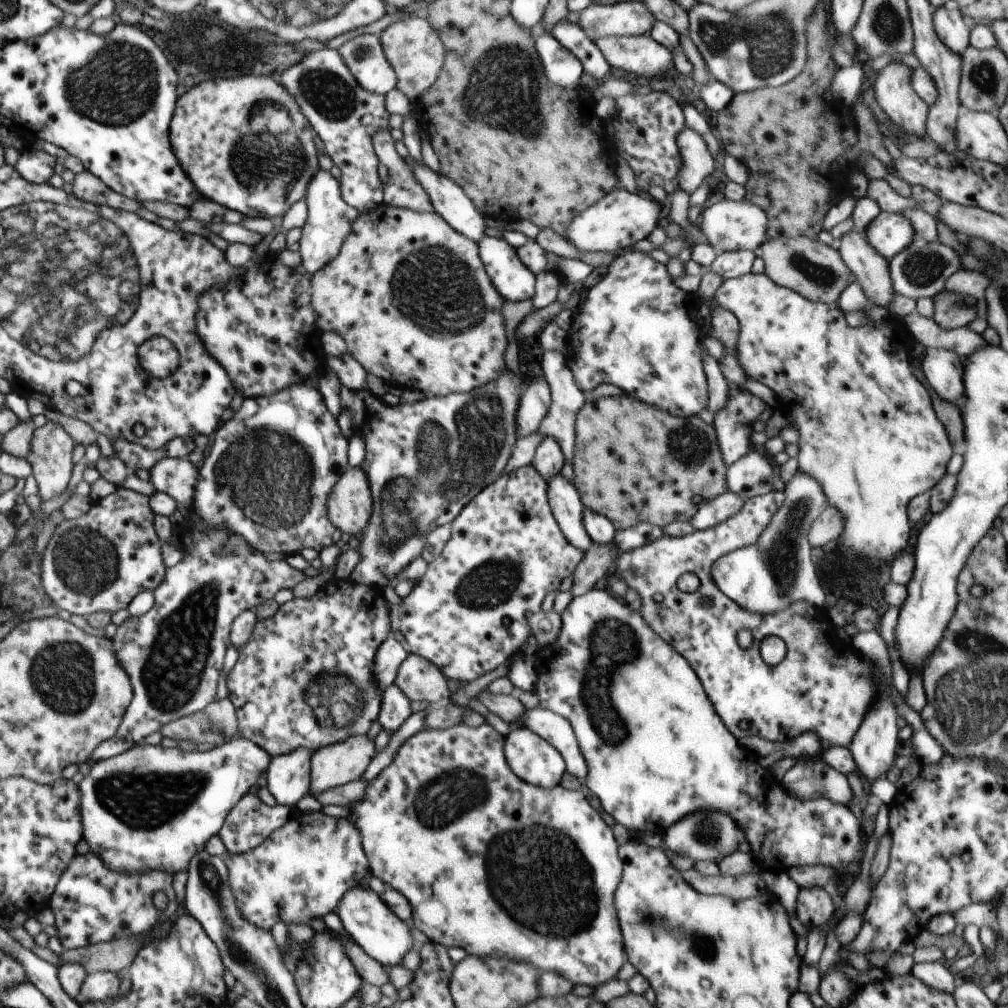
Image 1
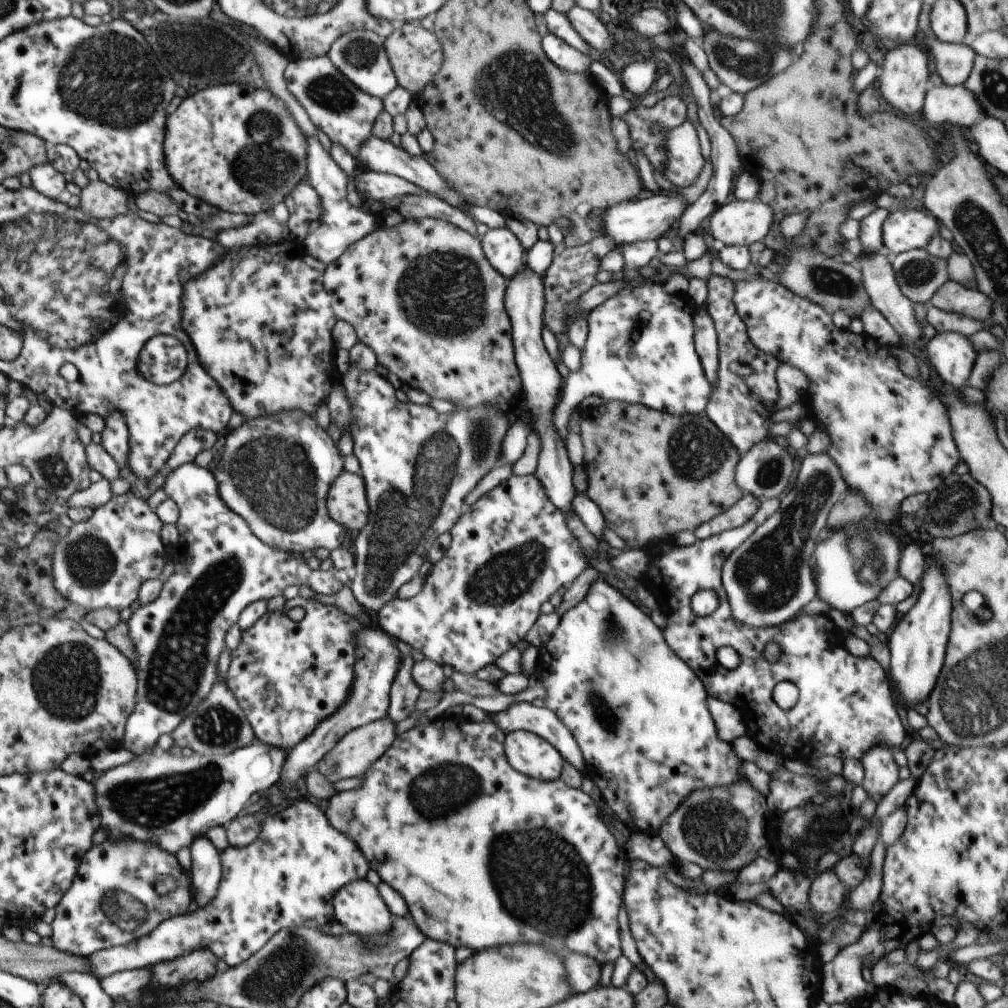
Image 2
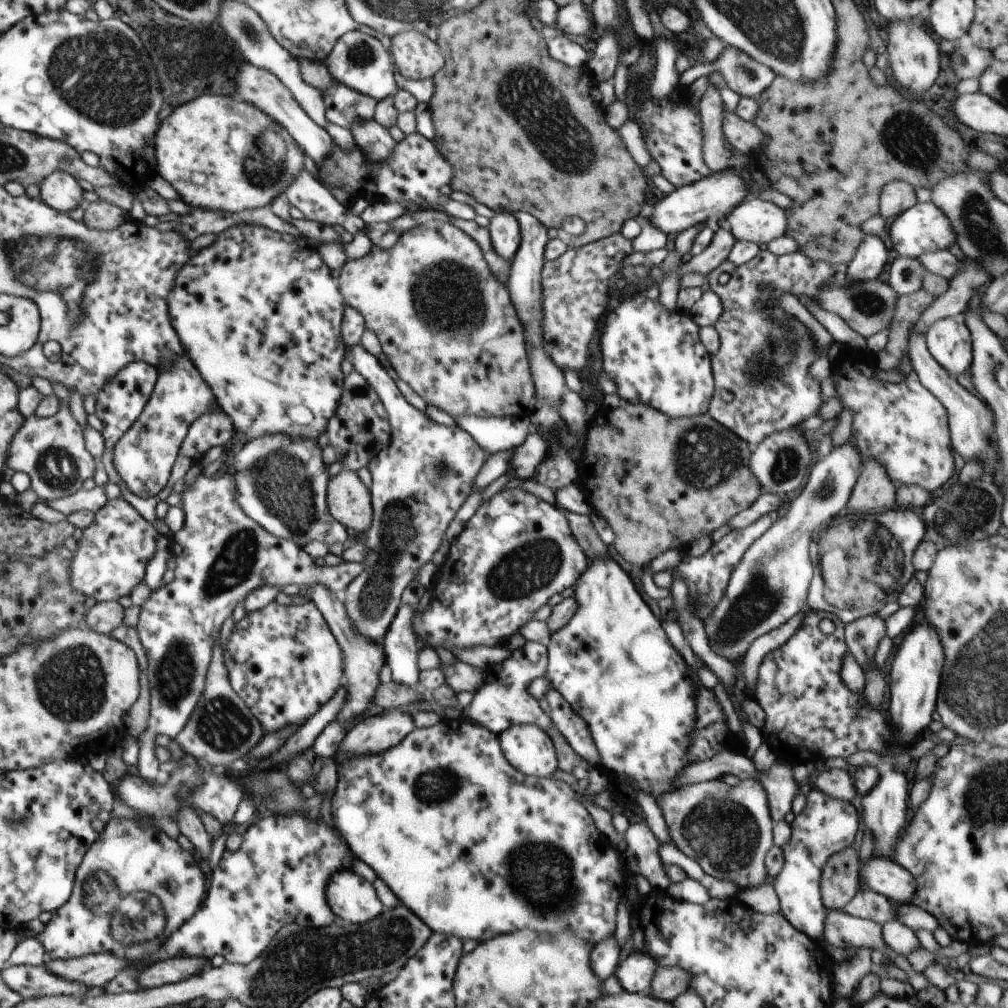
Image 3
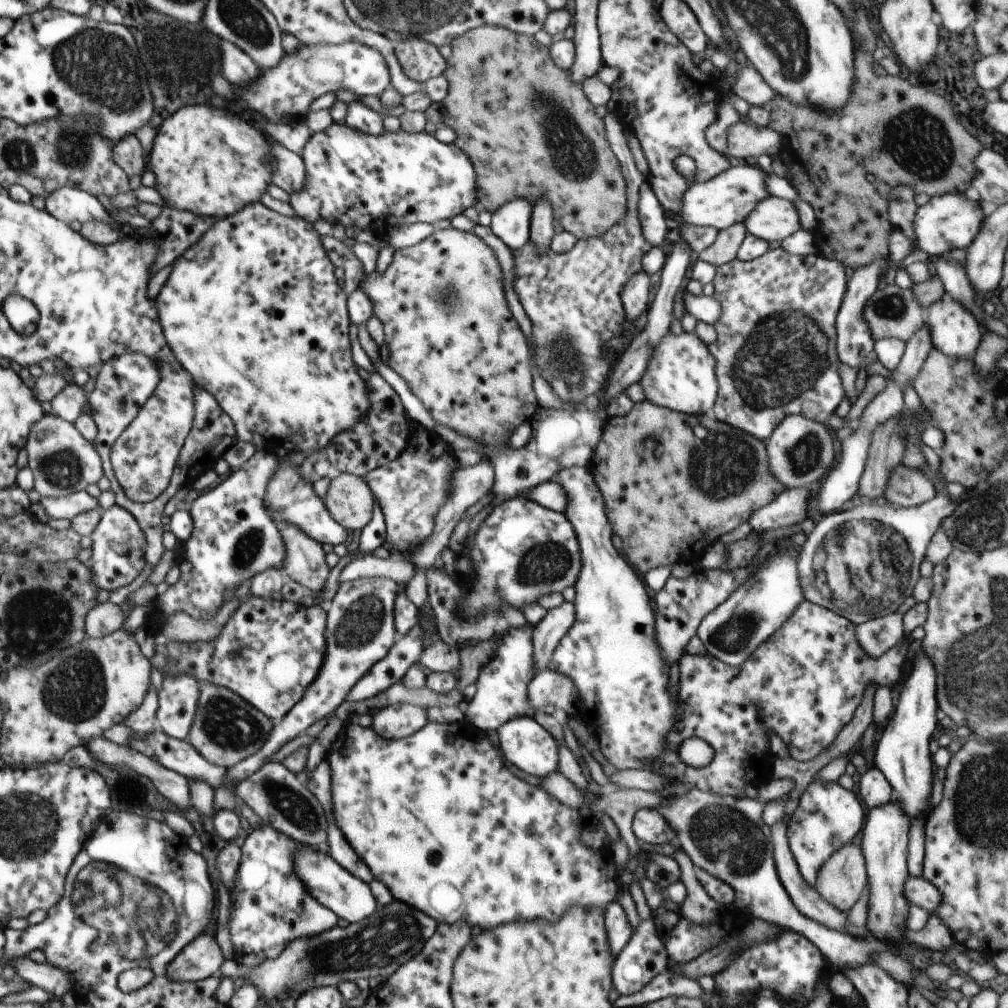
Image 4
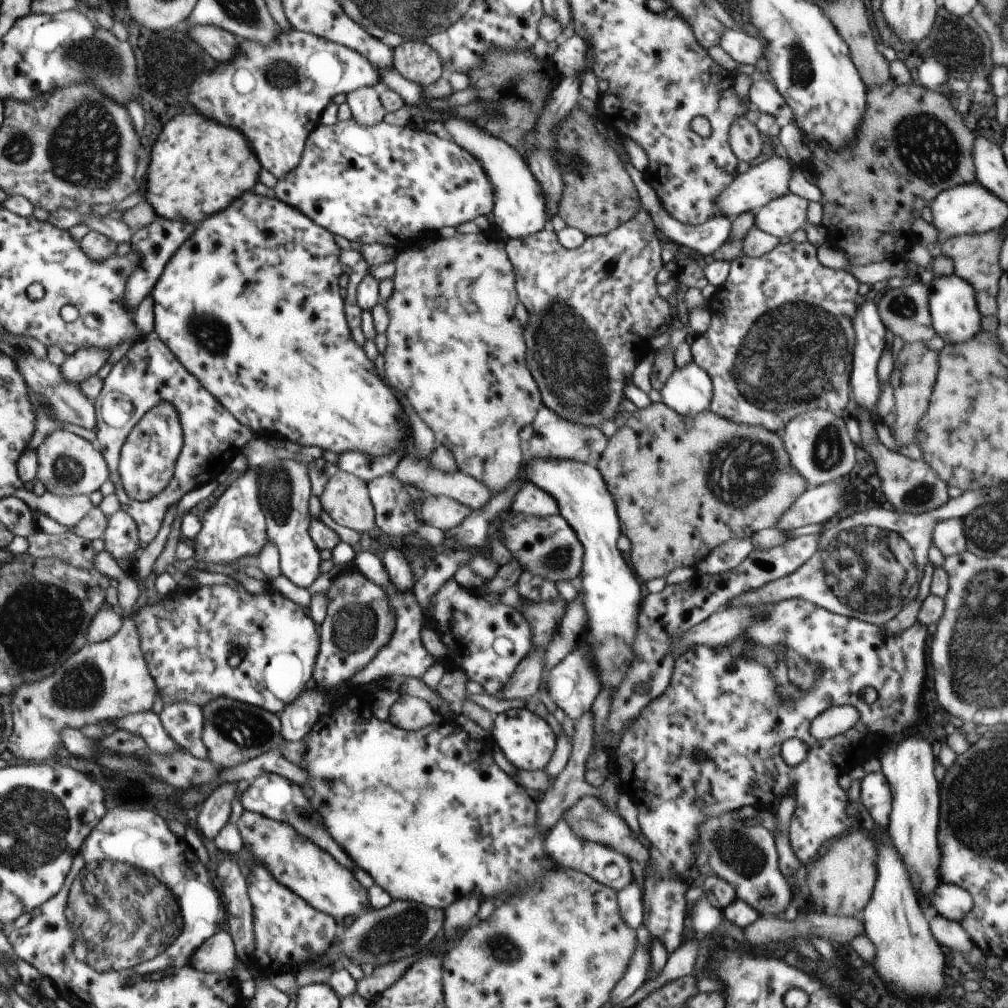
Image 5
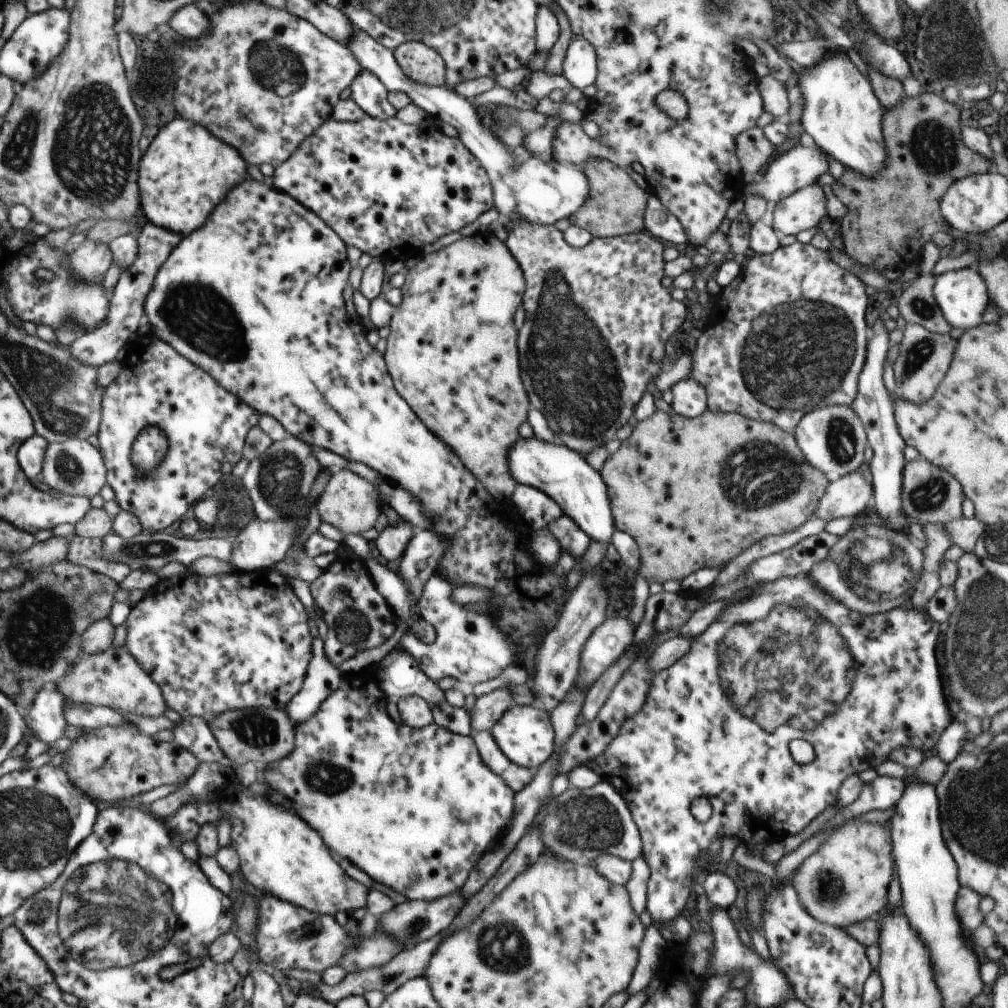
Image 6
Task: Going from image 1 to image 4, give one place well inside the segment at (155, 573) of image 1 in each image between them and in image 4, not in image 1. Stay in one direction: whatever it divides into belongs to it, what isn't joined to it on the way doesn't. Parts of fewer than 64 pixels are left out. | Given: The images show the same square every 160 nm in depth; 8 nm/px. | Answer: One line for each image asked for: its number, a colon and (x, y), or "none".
2: (103, 562)
3: (111, 558)
4: (119, 544)

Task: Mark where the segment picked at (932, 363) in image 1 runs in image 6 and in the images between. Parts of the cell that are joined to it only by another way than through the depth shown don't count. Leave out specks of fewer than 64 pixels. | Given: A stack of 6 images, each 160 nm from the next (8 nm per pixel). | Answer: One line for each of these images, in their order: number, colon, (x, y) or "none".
2: (951, 355)
3: (949, 340)
4: (954, 330)
5: (955, 317)
6: (963, 295)

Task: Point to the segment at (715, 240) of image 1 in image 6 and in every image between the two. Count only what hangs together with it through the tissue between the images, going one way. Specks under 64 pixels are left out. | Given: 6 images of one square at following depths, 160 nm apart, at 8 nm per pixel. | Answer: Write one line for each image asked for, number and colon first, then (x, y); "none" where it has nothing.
2: (738, 222)
3: (756, 220)
4: (774, 218)
5: (783, 216)
6: (804, 209)

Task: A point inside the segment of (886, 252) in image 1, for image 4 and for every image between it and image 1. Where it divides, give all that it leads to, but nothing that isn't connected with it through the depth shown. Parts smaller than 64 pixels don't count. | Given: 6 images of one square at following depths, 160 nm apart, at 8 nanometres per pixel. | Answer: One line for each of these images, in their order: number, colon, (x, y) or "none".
2: (906, 229)
3: (924, 228)
4: (950, 221)

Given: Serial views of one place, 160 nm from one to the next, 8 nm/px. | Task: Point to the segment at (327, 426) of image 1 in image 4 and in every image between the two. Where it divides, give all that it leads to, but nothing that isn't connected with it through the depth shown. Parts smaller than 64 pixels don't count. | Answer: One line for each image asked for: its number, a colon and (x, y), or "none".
2: (275, 472)
3: (282, 483)
4: (290, 499)

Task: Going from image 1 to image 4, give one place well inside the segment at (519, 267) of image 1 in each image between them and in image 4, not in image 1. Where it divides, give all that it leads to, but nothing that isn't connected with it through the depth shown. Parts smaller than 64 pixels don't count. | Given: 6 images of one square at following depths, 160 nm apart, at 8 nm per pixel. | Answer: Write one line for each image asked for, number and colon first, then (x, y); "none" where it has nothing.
2: (501, 246)
3: (505, 233)
4: (511, 222)

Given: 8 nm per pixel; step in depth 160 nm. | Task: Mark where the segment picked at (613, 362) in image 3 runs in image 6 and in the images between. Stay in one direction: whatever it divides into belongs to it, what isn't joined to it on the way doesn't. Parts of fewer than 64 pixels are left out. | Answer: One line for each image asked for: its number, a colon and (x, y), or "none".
4: (680, 376)
5: (689, 391)
6: (689, 398)

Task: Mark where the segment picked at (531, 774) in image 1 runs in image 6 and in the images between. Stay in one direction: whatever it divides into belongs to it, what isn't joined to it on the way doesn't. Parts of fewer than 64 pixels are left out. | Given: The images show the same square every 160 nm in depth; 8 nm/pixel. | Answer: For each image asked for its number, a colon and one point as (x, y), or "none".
2: (528, 753)
3: (528, 748)
4: (530, 747)
5: (528, 742)
6: (525, 734)

